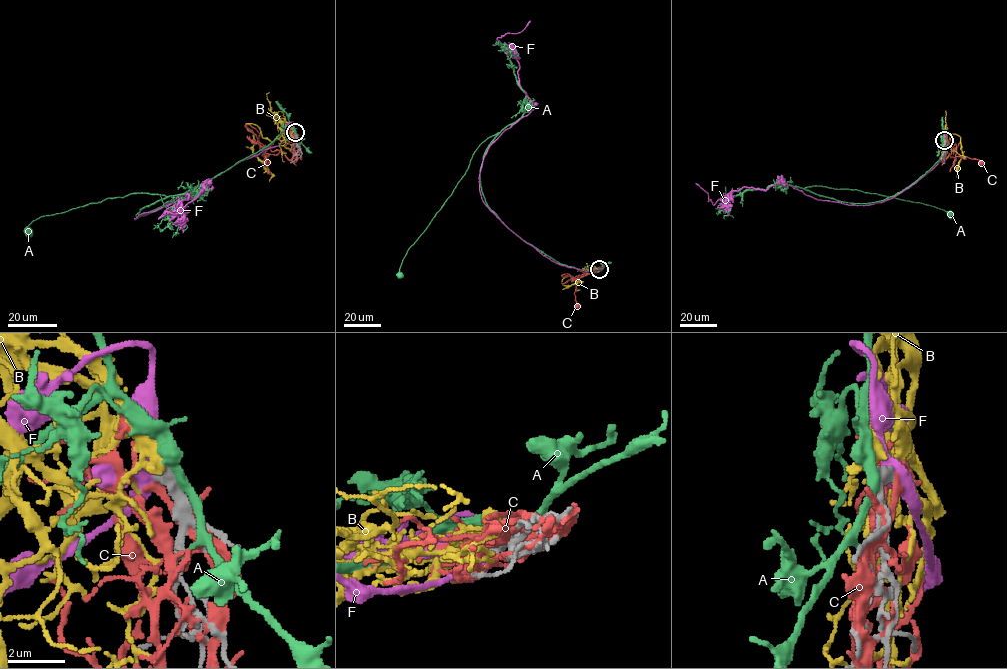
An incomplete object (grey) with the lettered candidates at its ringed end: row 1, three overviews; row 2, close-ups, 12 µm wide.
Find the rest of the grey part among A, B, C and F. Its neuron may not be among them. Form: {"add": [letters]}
{"add": ["B"]}

